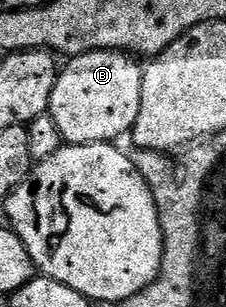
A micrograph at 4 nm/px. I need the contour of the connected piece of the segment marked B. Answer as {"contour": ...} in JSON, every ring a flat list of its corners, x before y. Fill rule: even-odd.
{"contour":[[93,50,69,59,59,69,56,88,52,88,49,115,60,128,63,143,87,146,97,142,117,143,121,134,129,135,140,112,143,67,139,59,121,50]]}

